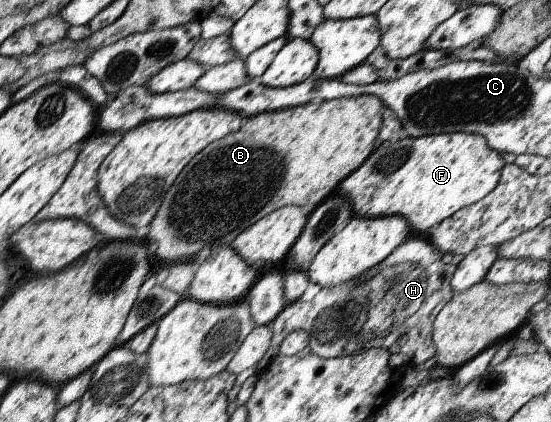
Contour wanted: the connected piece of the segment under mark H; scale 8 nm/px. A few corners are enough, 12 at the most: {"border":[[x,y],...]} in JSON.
{"border":[[409,239],[362,276],[285,305],[253,366],[291,332],[320,358],[436,355],[456,266]]}

